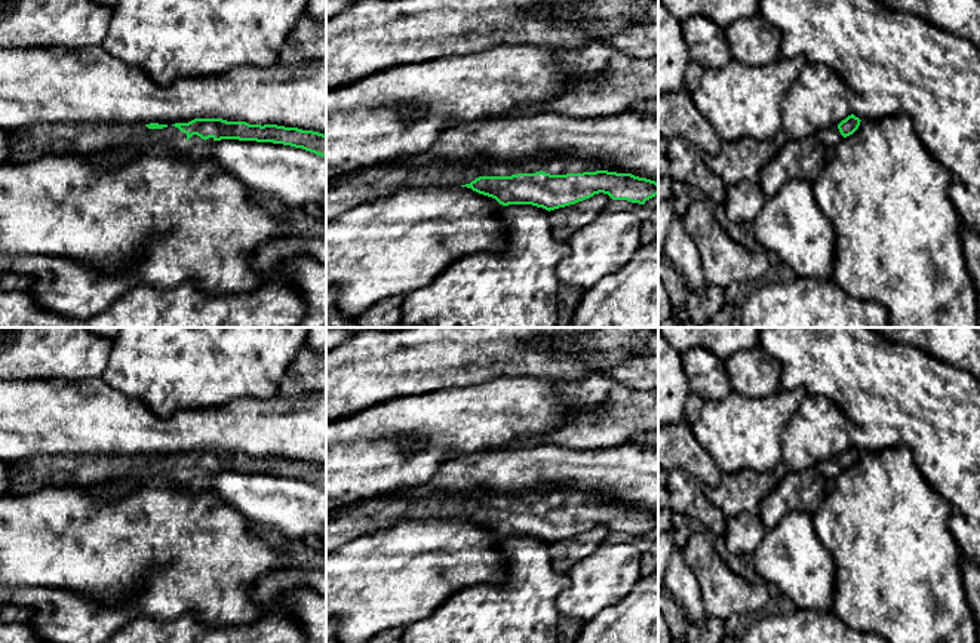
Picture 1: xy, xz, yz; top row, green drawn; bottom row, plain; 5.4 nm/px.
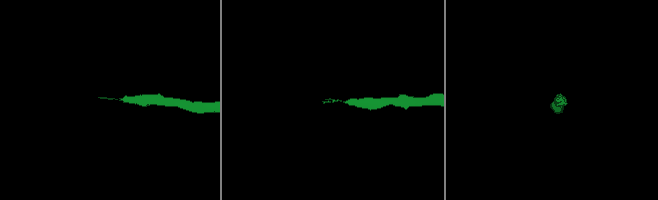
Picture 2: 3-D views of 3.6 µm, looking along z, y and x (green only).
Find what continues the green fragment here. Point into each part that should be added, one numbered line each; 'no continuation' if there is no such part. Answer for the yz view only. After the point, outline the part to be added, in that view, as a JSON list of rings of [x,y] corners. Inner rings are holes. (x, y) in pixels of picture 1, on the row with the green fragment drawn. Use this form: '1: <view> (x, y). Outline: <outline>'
1: yz (830, 137). Outline: [[[830,126],[827,129],[823,129],[817,133],[818,141],[823,144],[824,148],[836,148],[839,142],[844,139],[841,135],[838,126]]]

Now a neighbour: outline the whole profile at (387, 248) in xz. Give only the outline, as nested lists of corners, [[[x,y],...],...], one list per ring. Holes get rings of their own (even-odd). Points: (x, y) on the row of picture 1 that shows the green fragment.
[[[467,187],[400,188],[385,197],[359,204],[326,221],[326,284],[340,289],[338,310],[356,320],[381,299],[399,298],[431,283],[454,261],[506,247],[506,224],[498,218],[503,204]]]

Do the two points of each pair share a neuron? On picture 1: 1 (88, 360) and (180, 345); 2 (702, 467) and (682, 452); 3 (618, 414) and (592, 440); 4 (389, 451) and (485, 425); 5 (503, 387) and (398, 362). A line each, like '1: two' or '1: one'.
1: two
2: one
3: one
4: one
5: two

